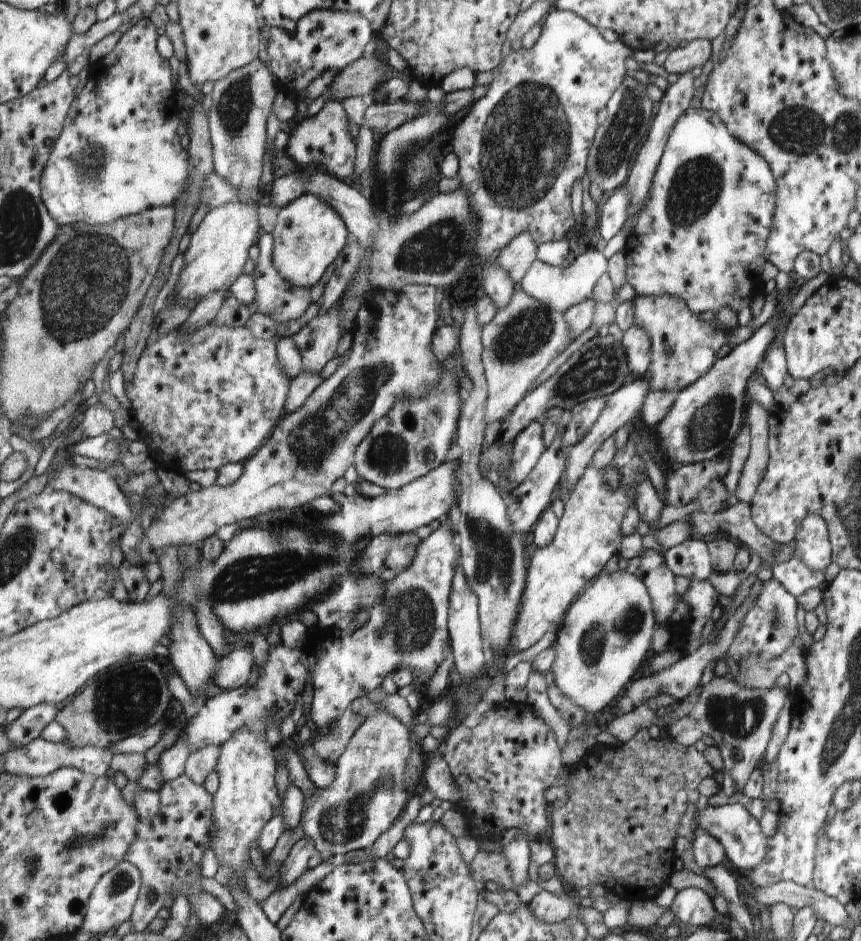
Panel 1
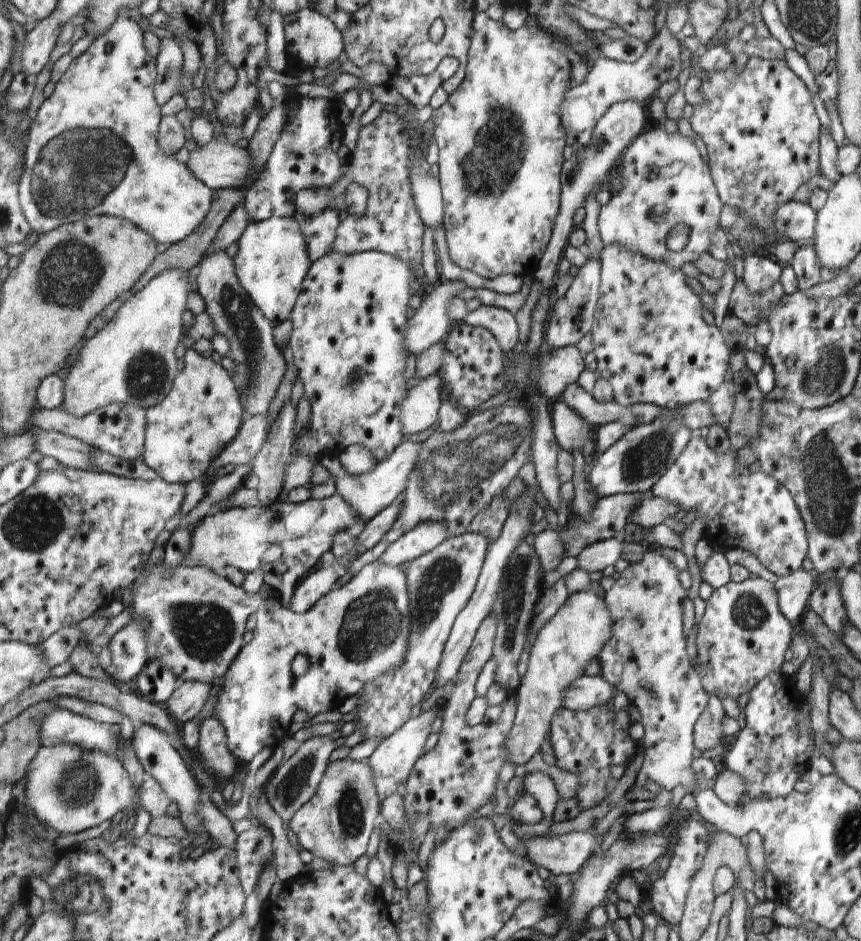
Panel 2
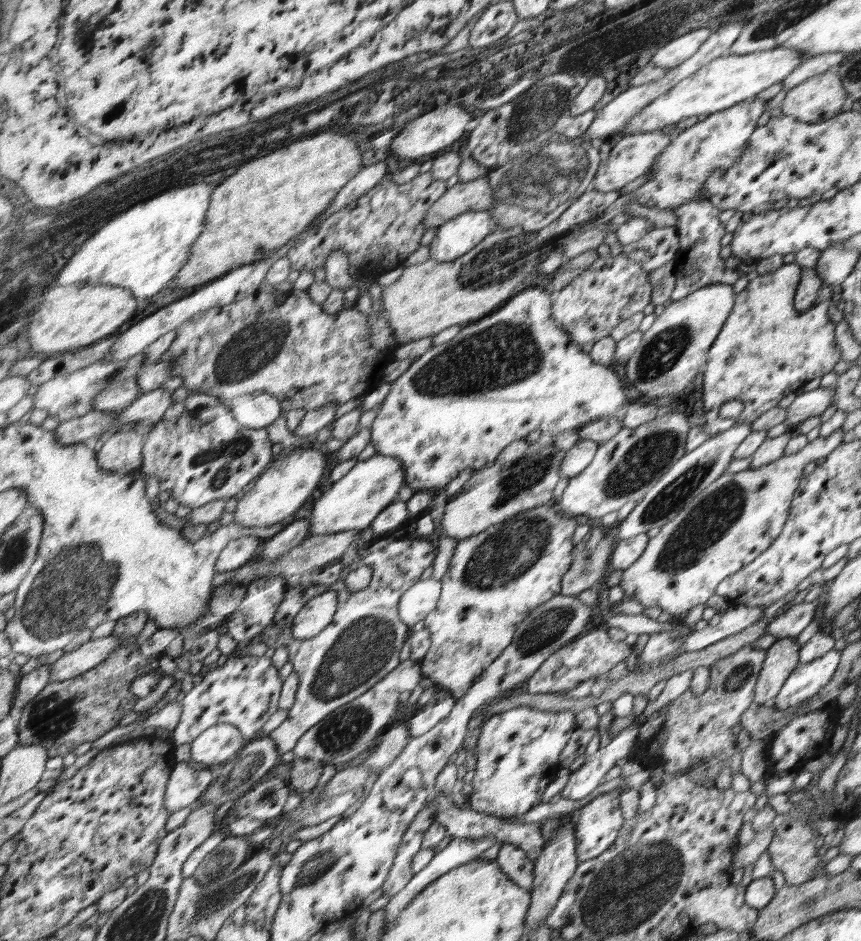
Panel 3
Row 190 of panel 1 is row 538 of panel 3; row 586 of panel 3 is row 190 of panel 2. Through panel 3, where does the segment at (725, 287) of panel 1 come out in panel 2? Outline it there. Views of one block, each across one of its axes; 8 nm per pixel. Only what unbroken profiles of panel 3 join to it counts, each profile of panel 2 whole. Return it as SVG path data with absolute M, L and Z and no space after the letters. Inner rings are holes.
M654 126L647 127L627 146L626 152L624 152L624 156L622 156L620 172L623 176L623 187L621 188L621 191L612 196L605 205L601 205L601 211L597 218L597 229L599 230L599 235L604 246L620 245L621 248L624 247L629 251L640 253L646 258L667 262L675 269L680 269L686 262L694 262L697 256L710 250L710 246L712 246L712 234L714 234L716 228L720 228L718 227L719 215L724 202L719 198L718 188L716 188L716 182L714 182L710 164L704 162L700 157L696 142L694 143L692 139L682 136L679 132L673 136L668 134L665 130L660 130ZM676 225L686 225L689 228L689 237L687 238L686 244L679 251L672 251L667 246L667 238Z

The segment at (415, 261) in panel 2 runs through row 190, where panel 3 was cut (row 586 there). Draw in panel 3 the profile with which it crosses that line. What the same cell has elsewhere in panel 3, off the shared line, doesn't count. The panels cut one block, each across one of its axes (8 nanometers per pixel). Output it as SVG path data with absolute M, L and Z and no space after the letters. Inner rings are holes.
M424 538L398 539L384 546L380 552L372 552L363 559L356 558L342 569L332 584L294 587L285 592L274 618L259 634L268 648L287 646L288 662L292 662L299 680L294 704L288 709L288 718L266 736L274 742L280 758L292 751L304 734L317 723L343 704L358 699L398 667L398 652L408 636L408 626L399 617L399 602L405 592L419 582L422 572L434 562L434 556L434 544L426 542ZM362 565L373 570L371 581L366 588L352 592L347 589L344 579L347 573ZM330 590L337 594L337 611L331 623L312 638L296 640L291 636L291 626L302 604Z

